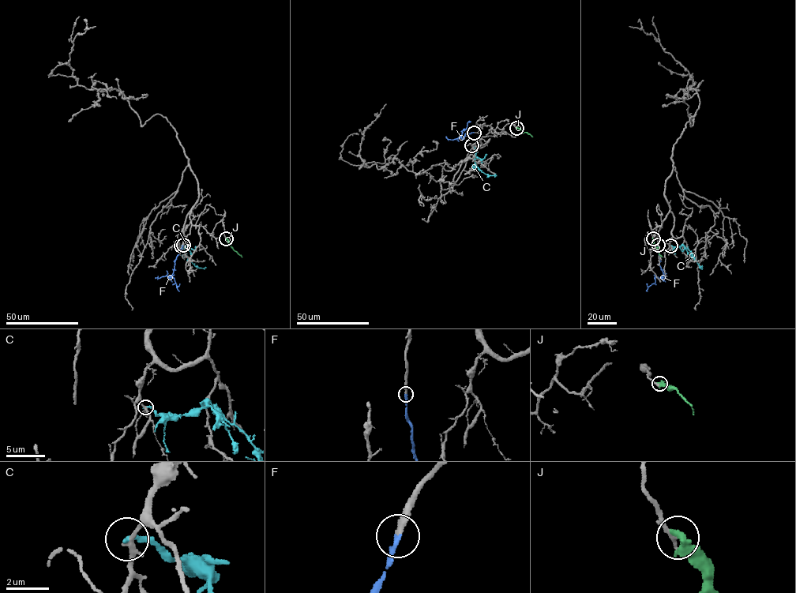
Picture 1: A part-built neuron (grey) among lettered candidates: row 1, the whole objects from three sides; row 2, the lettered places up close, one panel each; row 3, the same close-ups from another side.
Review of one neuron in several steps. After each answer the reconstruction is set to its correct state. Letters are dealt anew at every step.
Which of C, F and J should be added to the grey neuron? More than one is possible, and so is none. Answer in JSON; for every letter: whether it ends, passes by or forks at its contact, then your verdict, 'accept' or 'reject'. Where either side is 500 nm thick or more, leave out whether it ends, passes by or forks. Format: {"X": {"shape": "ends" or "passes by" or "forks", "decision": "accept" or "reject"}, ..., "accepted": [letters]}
{"C": {"shape": "ends", "decision": "reject"}, "F": {"shape": "ends", "decision": "accept"}, "J": {"shape": "ends", "decision": "reject"}, "accepted": ["F"]}

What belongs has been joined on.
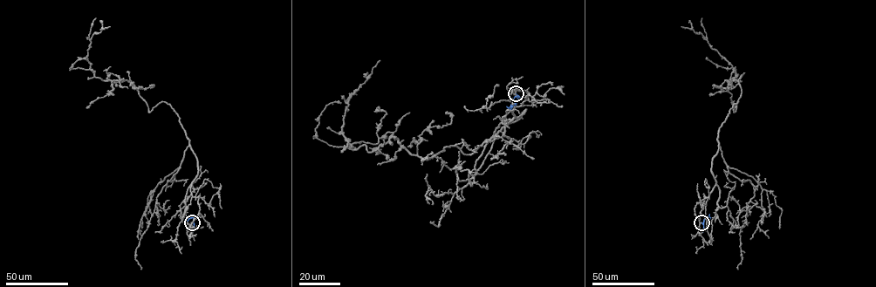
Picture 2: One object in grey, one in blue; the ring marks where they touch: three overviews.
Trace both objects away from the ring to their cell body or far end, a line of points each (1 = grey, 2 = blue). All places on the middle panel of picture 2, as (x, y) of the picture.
1: (516, 93), (525, 112), (473, 153), (423, 159), (393, 137), (354, 149), (345, 112), (379, 60)
2: (516, 93), (517, 101), (509, 107), (506, 106)

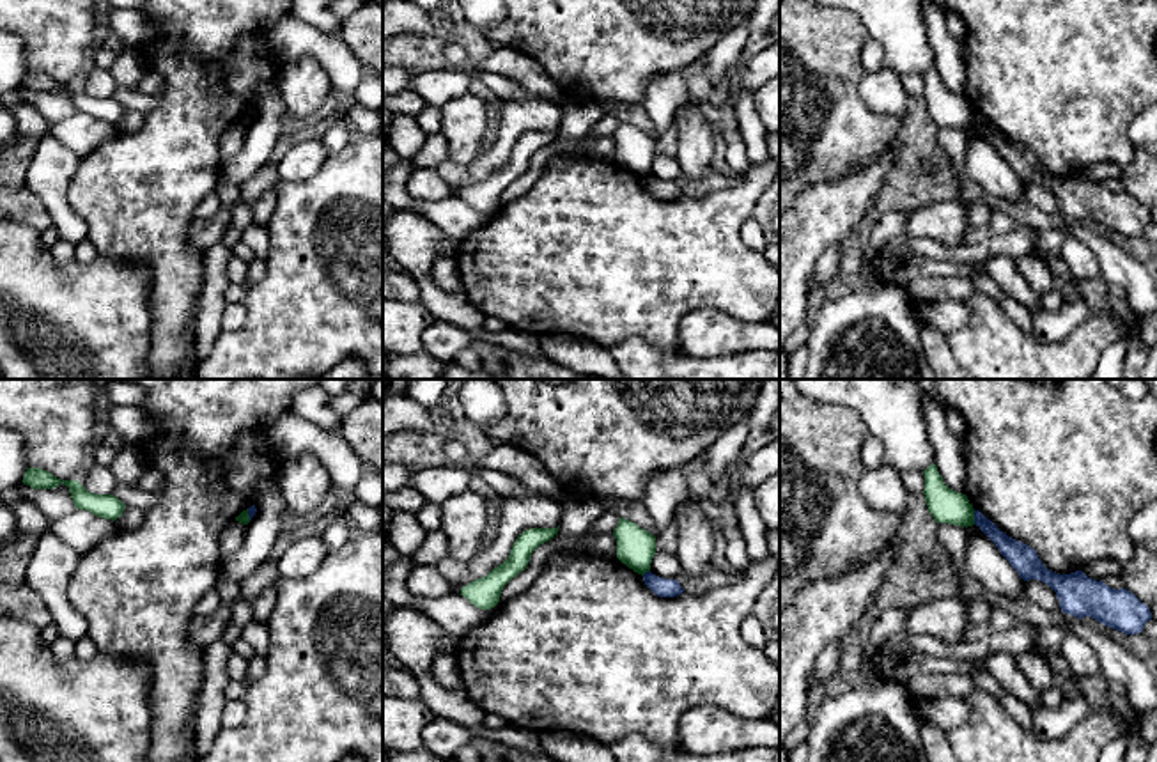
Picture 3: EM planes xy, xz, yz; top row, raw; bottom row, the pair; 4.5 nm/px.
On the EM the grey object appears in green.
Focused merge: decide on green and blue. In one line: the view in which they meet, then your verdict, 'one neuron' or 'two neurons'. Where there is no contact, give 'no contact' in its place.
contact in yz; two neurons

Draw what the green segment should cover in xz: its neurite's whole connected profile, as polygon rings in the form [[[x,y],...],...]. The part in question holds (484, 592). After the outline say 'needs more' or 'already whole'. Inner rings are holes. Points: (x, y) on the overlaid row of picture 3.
[[[530,528],[514,542],[509,558],[494,567],[487,576],[478,578],[461,588],[471,604],[478,610],[491,610],[500,603],[503,587],[526,569],[532,553],[544,542],[551,540],[558,528]]]; already whole

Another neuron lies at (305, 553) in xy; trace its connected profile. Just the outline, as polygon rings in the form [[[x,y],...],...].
[[[298,533],[278,558],[278,574],[280,578],[307,578],[322,565],[328,555],[330,549],[321,535]]]

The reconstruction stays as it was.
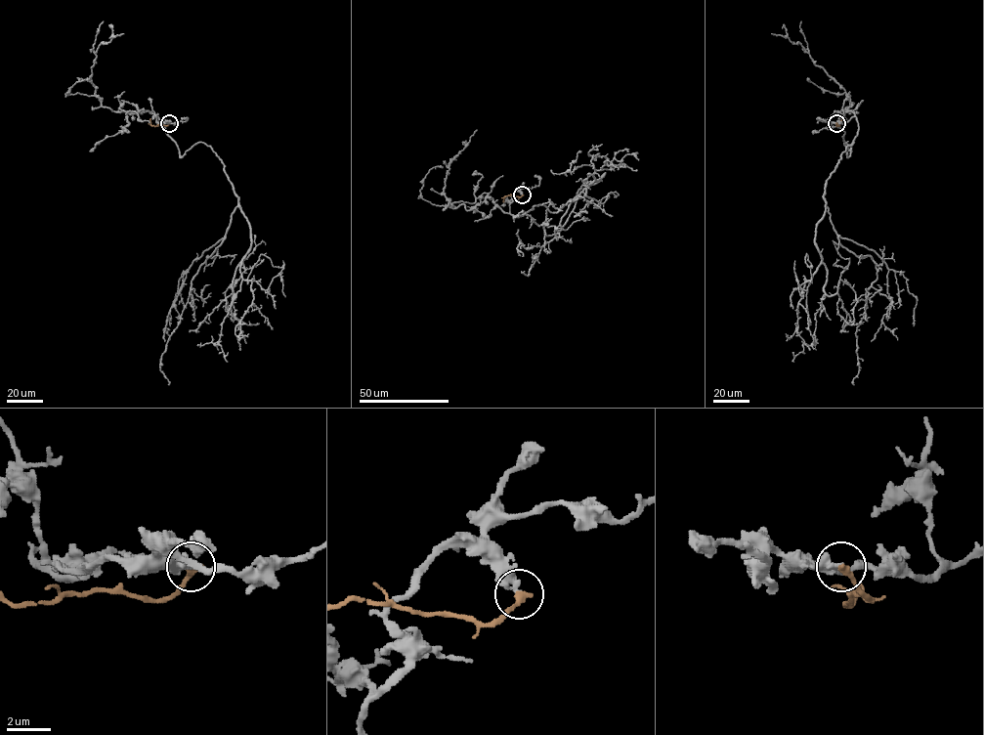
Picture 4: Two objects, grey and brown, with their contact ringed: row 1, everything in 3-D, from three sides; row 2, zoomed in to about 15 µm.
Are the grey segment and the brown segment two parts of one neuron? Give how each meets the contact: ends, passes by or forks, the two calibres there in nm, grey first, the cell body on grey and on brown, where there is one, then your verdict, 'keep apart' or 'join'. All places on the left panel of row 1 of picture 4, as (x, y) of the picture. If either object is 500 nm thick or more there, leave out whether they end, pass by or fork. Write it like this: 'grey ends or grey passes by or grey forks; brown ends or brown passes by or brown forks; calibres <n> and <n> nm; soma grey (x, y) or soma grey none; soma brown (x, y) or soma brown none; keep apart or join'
grey ends; brown ends; calibres 360 and 340 nm; soma grey none; soma brown none; keep apart

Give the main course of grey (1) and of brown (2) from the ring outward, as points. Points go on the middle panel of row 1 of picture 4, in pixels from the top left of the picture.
1: (522, 194), (511, 214), (558, 212), (591, 183), (556, 234), (513, 218), (522, 212)
2: (522, 194), (520, 197), (505, 195), (504, 201)

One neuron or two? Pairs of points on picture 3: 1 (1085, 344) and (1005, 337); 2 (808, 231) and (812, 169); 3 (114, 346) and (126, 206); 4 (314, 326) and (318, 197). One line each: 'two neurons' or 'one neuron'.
1: one neuron
2: two neurons
3: two neurons
4: one neuron

